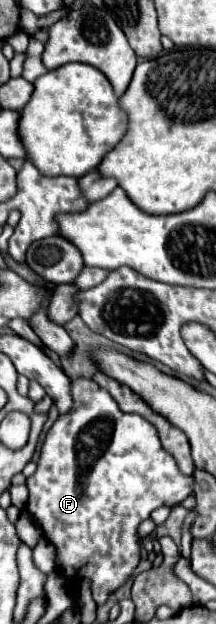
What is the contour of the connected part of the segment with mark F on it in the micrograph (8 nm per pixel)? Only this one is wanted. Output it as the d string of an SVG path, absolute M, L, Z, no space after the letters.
M73 378L71 380L71 392L73 392L73 400L75 400L75 410L71 414L59 416L59 420L53 424L53 428L47 432L43 450L41 450L41 458L39 458L39 466L37 472L33 476L27 478L27 490L29 490L29 500L27 500L27 512L33 516L33 520L39 524L39 528L43 530L45 540L49 540L55 546L55 564L61 576L65 576L71 584L79 584L81 580L89 580L91 582L91 596L95 600L97 606L103 606L109 598L109 594L113 594L117 588L121 588L127 578L135 572L139 560L141 560L141 546L139 546L139 536L137 536L137 528L143 520L147 520L151 516L151 512L155 508L161 506L177 506L181 500L185 500L191 494L193 488L193 476L185 476L179 472L175 458L161 446L157 430L141 416L135 414L123 414L117 406L117 402L111 398L111 394L107 394L107 390L103 390L101 386L97 386L95 382L87 380L87 378Z

